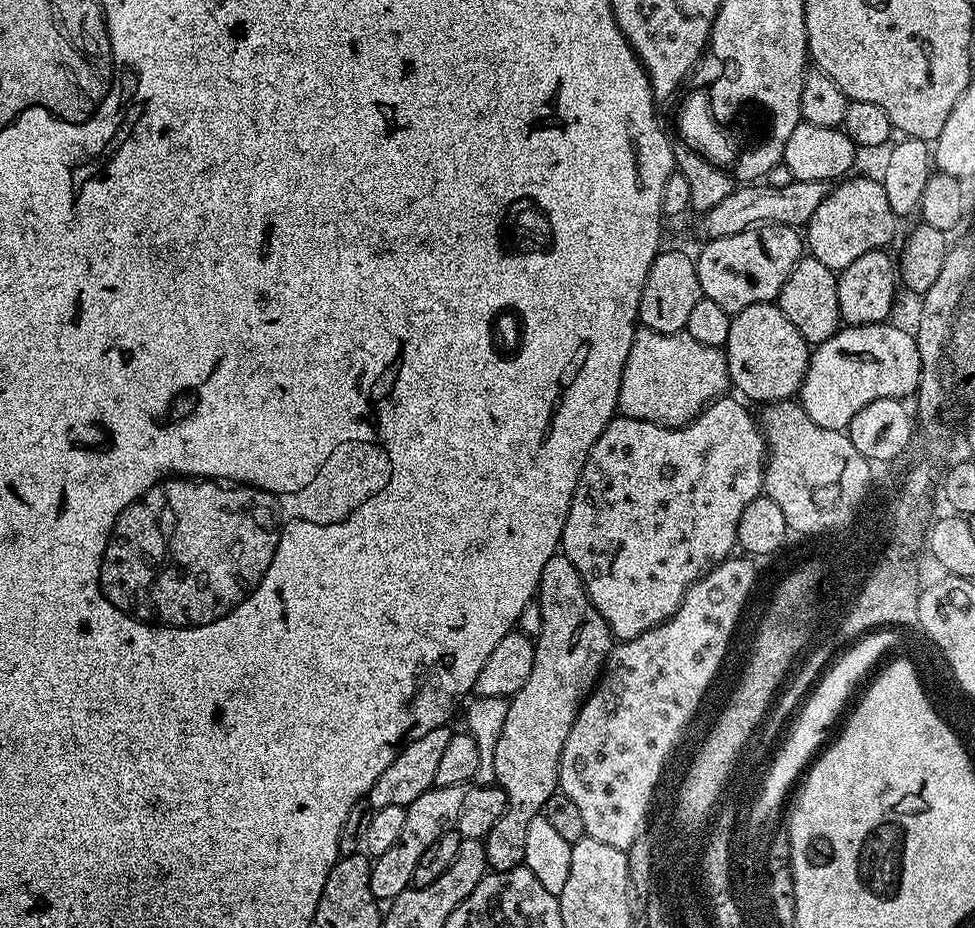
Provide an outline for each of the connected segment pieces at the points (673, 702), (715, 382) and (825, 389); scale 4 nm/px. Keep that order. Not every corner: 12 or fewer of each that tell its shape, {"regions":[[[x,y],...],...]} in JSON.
{"regions":[[[755,564],[619,641],[560,755],[585,836],[627,852]],[[687,331],[634,334],[619,415],[683,428],[729,391]],[[844,326],[811,349],[798,403],[843,432],[920,385],[916,337]]]}

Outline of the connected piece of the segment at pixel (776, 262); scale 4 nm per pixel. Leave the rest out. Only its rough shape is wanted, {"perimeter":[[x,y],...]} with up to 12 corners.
{"perimeter":[[788,224],[708,240],[703,299],[735,314],[780,295],[806,252]]}

